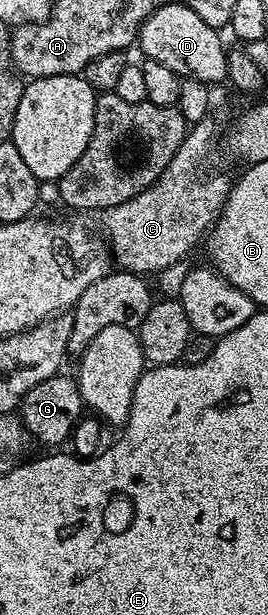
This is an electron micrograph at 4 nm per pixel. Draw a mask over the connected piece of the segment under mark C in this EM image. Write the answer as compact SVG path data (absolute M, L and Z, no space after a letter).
M206 118L188 129L185 141L157 183L135 198L100 213L104 239L111 245L112 259L126 272L161 272L177 264L197 243L208 237L229 201L231 180L223 173L201 176L201 160L205 160L219 144L219 132Z

